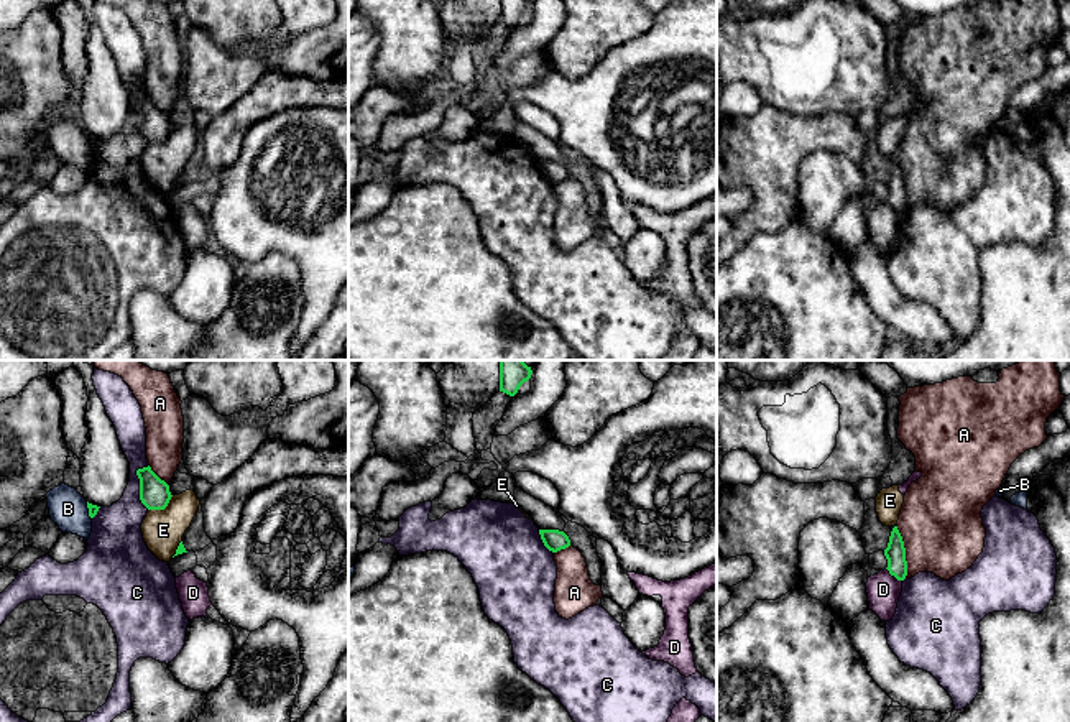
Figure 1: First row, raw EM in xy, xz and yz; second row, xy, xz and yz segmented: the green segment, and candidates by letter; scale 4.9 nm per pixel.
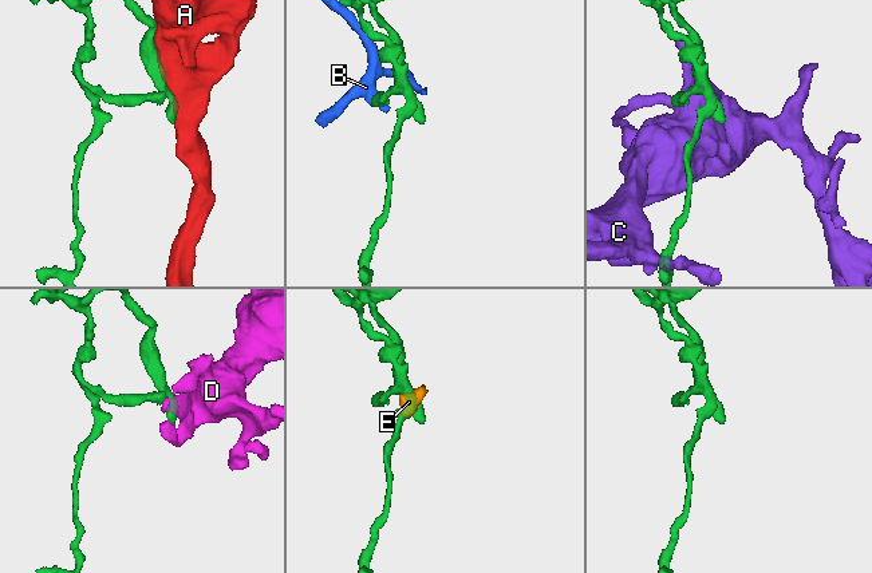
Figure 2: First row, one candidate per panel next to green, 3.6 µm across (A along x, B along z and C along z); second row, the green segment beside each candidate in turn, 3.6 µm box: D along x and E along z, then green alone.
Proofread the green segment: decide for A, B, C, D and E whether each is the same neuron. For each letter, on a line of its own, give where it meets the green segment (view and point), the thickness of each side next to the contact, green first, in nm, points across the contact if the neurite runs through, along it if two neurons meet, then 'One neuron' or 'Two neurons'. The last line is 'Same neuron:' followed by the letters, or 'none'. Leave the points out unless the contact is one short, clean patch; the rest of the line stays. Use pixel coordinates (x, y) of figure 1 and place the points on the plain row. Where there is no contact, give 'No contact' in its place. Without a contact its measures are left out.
A: Touches green at yz (904, 183). Thickness 100 nm (green) against 400 nm. Two neurons
B: Touches green at xy (89, 142). Thickness 50 nm (green) against 190 nm. Two neurons
C: Touches green at xy (140, 119). Thickness 150 nm (green) against 240 nm. Two neurons
D: Touches green at yz (893, 206). Thickness 100 nm (green) against 160 nm. Boundary: yz (886, 199), (901, 212). Two neurons
E: Touches green at xy (161, 140). Thickness 150 nm (green) against 200 nm. Boundary: xy (173, 127), (163, 140), (148, 142). Two neurons
Same neuron: none

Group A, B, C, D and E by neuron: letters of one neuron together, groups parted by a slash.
A / B / C / D E

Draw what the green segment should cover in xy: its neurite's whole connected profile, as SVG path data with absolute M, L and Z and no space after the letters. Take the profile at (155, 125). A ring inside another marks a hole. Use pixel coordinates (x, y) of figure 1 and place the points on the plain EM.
M151 99L136 102L140 110L140 132L148 141L164 141L171 132L169 117Z

